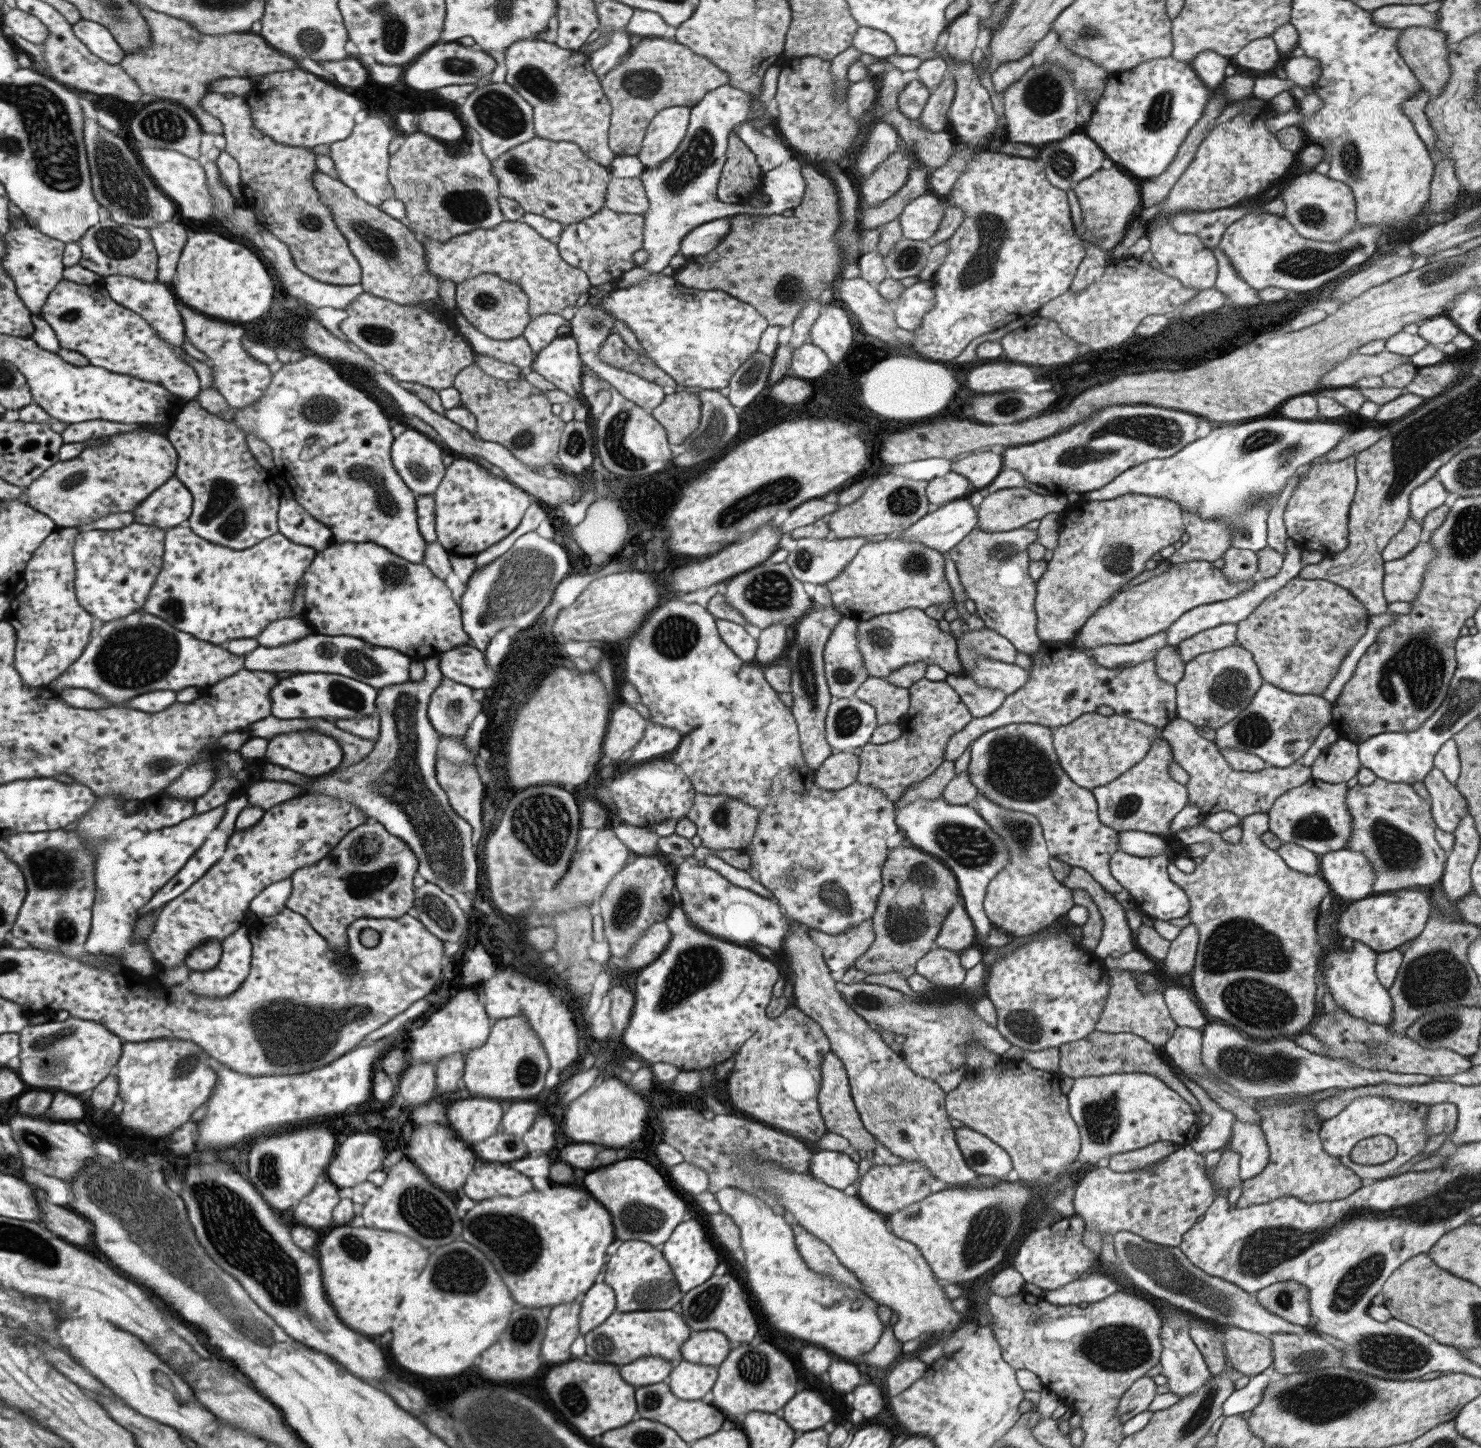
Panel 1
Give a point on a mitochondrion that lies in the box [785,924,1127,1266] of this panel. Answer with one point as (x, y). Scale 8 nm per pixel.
(1102, 1118)

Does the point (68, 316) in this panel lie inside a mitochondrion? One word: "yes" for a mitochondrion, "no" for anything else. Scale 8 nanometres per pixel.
yes

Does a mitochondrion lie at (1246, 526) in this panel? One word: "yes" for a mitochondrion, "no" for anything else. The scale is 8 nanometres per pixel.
yes

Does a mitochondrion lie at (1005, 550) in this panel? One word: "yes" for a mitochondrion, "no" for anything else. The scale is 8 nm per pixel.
yes

